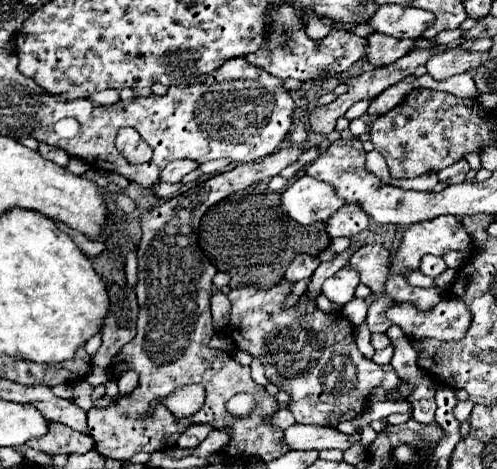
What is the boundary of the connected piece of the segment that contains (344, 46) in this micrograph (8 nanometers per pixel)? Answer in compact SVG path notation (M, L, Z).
M282 2L282 4L272 4L268 6L266 12L266 24L270 28L270 32L264 36L264 44L260 50L246 54L246 62L266 70L268 74L286 80L286 78L294 78L294 80L310 80L310 78L318 78L322 74L338 74L348 70L356 60L364 58L364 38L352 34L352 32L344 32L344 30L330 30L328 36L324 36L322 40L310 40L306 34L306 22L304 16L300 12L300 8L296 8L290 2Z

